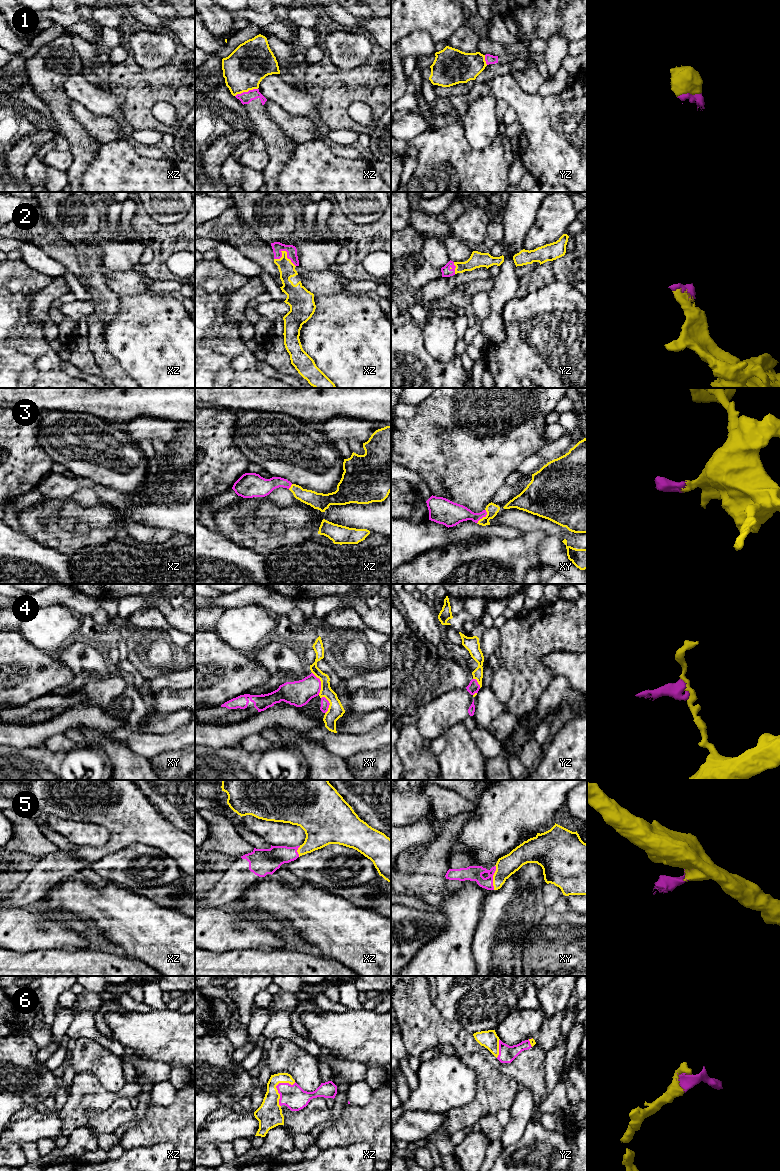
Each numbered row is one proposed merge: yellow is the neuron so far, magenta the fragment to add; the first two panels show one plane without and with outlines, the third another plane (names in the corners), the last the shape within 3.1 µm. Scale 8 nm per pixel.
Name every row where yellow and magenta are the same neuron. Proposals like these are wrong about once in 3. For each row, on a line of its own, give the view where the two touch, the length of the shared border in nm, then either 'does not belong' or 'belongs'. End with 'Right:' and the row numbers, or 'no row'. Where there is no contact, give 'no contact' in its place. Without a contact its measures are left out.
1: xz | 200 nm | belongs
2: xz | 190 nm | belongs
3: xy | 140 nm | belongs
4: xy | 190 nm | does not belong
5: xy | 200 nm | belongs
6: xz | 240 nm | belongs
Right: 1, 2, 3, 5, 6

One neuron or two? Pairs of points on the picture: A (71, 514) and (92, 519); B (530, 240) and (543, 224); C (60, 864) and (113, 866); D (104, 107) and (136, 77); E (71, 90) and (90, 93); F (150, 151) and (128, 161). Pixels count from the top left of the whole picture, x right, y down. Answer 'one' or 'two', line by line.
A: one
B: one
C: two
D: two
E: one
F: two

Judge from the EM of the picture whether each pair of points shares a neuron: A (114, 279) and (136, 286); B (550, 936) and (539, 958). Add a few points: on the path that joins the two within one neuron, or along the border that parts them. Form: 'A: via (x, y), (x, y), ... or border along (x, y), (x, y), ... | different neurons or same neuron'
A: via (119, 282), (131, 283) | same neuron
B: via (549, 941), (548, 949), (544, 953) | same neuron

